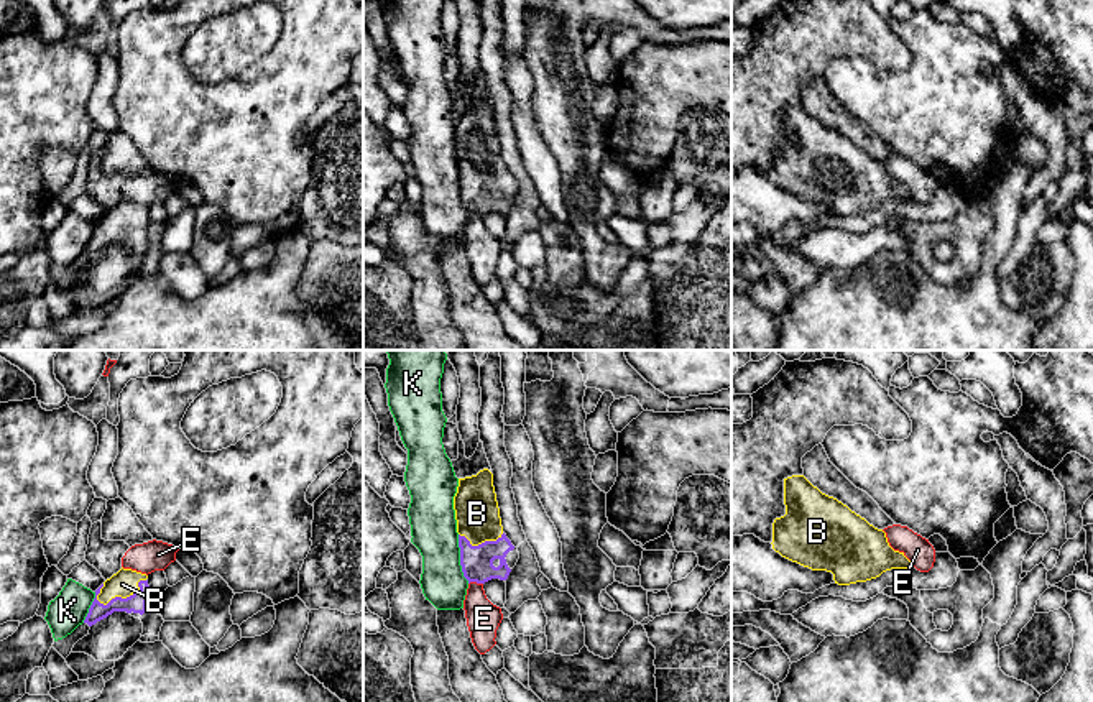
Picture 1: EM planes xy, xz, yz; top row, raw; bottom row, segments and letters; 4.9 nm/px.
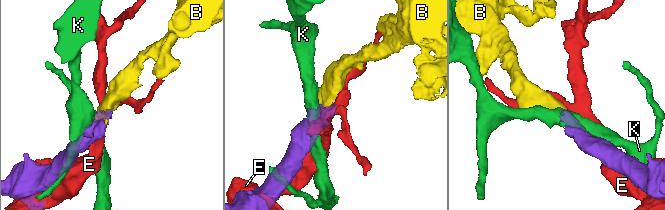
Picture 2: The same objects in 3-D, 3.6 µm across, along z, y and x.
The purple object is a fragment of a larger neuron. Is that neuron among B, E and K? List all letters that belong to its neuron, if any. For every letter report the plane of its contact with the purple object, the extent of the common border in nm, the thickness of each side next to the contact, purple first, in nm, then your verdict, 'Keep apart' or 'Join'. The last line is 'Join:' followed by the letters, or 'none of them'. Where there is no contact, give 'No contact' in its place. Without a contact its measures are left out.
B: Touches purple in xy. Shared border 260 nm. Thickness 90 nm (purple) against 130 nm. Join
E: Touches purple in xz. Shared border 70 nm. Thickness 160 nm (purple) against 160 nm. Keep apart
K: Touches purple in xz. Shared border 240 nm. Thickness 160 nm (purple) against 220 nm. Keep apart
Join: B

